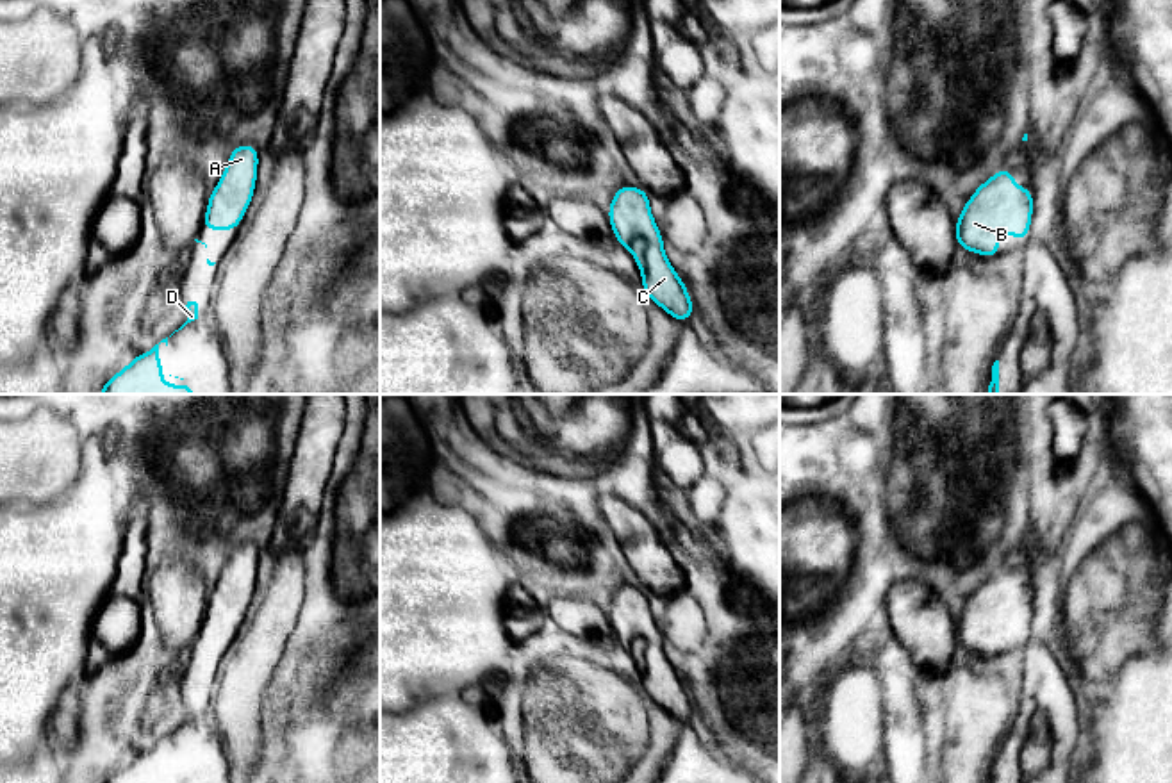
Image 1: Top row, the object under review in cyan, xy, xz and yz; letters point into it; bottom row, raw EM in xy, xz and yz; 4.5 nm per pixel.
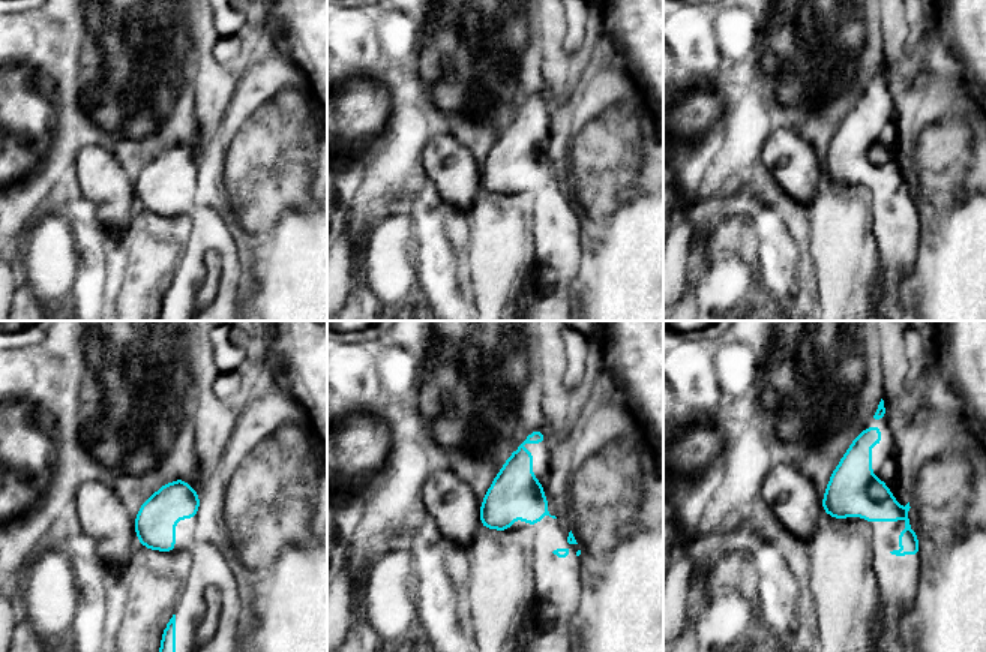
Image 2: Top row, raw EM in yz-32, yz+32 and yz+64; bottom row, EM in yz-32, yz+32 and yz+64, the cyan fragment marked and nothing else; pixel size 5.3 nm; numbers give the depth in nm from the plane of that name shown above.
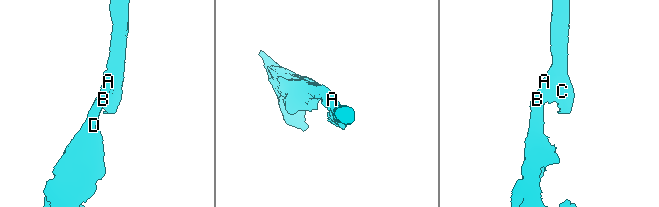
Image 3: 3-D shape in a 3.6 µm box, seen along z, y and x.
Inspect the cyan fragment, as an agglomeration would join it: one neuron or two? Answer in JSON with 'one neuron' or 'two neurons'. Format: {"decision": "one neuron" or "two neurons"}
{"decision": "one neuron"}

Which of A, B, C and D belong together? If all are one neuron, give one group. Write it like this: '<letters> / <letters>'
A B C D

